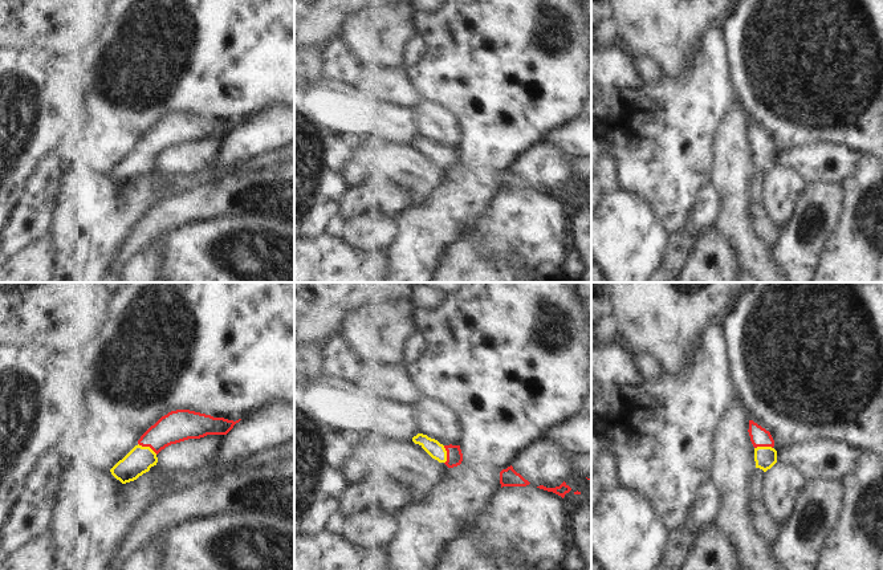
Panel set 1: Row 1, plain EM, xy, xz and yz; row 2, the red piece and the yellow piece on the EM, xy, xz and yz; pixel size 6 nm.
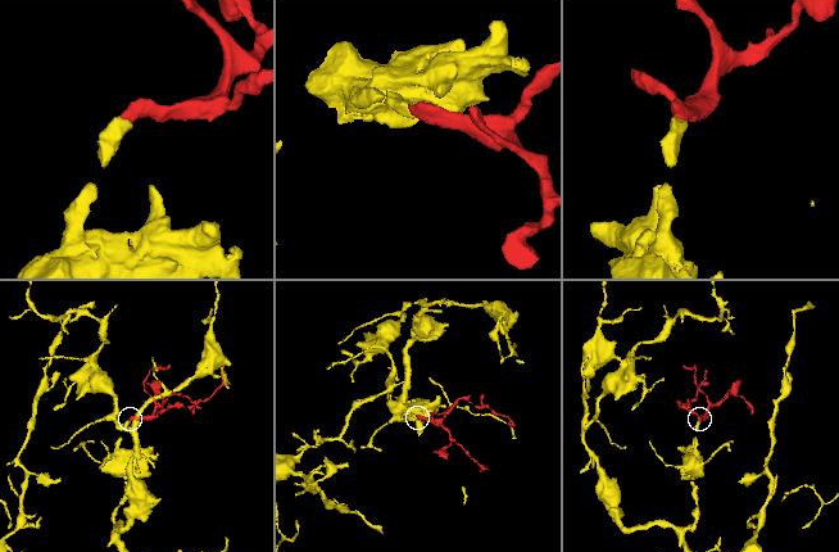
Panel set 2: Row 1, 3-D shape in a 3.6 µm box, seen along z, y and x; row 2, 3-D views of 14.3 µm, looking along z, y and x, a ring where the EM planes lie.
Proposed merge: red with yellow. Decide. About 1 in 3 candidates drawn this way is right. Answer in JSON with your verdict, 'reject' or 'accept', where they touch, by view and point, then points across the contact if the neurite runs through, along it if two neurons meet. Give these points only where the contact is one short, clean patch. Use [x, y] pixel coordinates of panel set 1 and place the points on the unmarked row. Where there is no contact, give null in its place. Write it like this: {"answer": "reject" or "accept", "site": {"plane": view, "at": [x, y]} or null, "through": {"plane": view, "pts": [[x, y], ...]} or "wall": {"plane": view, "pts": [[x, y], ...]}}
{"answer": "accept", "site": {"plane": "xy", "at": [147, 149]}}

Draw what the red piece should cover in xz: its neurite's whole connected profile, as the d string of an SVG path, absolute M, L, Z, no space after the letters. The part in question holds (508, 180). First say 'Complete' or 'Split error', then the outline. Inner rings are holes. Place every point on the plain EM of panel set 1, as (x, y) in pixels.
Complete. M508 170L500 175L500 187L502 190L526 190L530 186L517 176L513 170Z

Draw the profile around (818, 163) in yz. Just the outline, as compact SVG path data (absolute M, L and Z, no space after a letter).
M810 144L777 156L777 163L795 168L807 184L843 184L867 156L845 144Z

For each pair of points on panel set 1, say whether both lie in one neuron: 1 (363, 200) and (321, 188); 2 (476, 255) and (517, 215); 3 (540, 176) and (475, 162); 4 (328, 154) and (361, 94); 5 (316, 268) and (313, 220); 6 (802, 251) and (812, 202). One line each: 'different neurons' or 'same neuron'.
1: different neurons
2: different neurons
3: different neurons
4: same neuron
5: different neurons
6: same neuron

